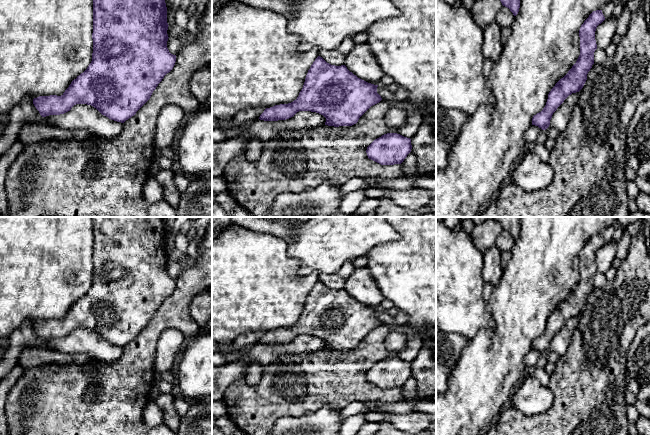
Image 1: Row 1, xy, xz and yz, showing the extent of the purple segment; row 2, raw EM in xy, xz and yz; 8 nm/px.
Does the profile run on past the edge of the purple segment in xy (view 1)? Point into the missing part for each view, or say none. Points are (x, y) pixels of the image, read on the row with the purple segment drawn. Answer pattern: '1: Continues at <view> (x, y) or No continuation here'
1: No continuation here

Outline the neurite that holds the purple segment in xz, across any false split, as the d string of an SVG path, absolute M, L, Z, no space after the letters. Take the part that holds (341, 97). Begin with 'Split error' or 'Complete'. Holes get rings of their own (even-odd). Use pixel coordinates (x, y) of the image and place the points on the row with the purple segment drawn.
Complete. M318 56L305 78L305 82L296 100L288 104L275 105L266 108L259 119L264 121L286 120L299 111L311 111L323 115L328 126L352 126L373 105L382 98L377 93L378 85L368 83L352 72L345 65L335 66Z

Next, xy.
Complete. M93 0L91 63L61 96L39 96L33 99L34 106L42 117L46 117L64 114L76 104L87 104L109 119L124 123L150 99L158 84L175 65L176 55L167 48L168 26L165 0Z

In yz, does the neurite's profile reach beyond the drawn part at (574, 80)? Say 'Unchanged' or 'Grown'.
Unchanged

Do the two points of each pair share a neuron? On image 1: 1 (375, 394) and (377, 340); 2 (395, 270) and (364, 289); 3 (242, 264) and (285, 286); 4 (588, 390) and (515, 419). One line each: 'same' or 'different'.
1: same
2: different
3: same
4: same

